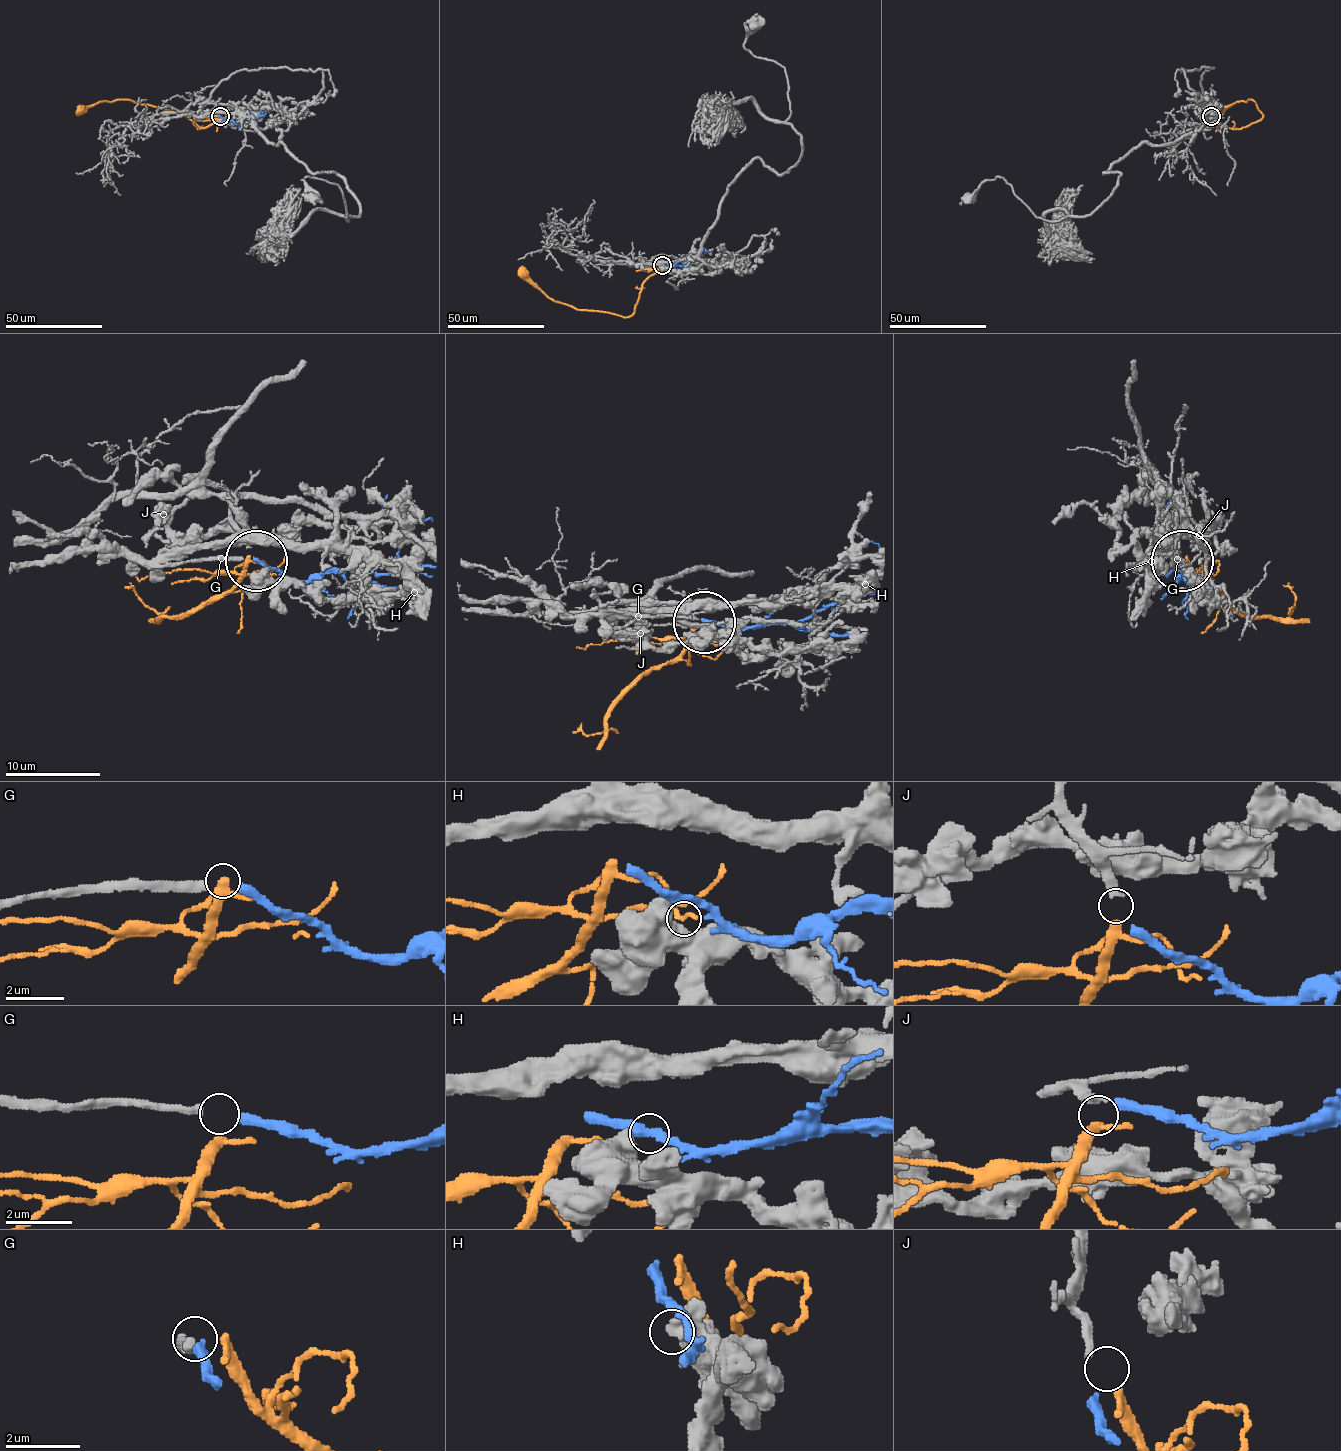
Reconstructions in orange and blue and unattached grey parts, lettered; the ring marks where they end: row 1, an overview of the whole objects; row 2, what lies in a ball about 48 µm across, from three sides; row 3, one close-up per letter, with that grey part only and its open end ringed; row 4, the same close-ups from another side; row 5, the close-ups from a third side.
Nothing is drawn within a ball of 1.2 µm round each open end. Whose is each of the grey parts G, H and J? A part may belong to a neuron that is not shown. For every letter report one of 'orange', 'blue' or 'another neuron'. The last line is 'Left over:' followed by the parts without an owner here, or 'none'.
G: blue
H: another neuron
J: orange
Left over: H

